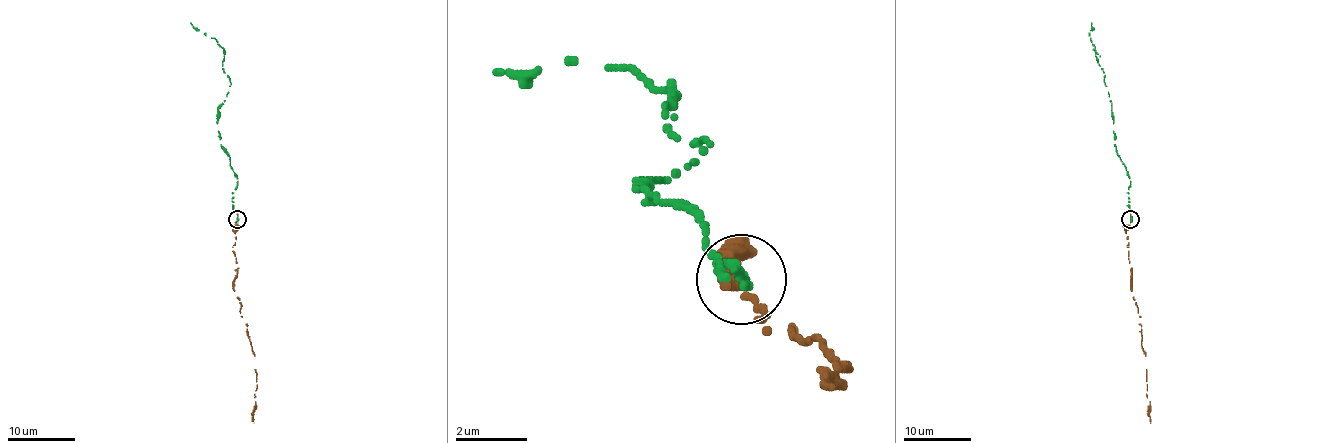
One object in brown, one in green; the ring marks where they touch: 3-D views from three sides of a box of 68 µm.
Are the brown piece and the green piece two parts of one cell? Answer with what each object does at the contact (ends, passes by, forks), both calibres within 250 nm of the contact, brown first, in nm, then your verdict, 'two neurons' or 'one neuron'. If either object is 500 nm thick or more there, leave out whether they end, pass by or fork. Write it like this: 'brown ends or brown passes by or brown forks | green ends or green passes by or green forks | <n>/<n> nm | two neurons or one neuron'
brown ends | green ends | 200/240 nm | one neuron

